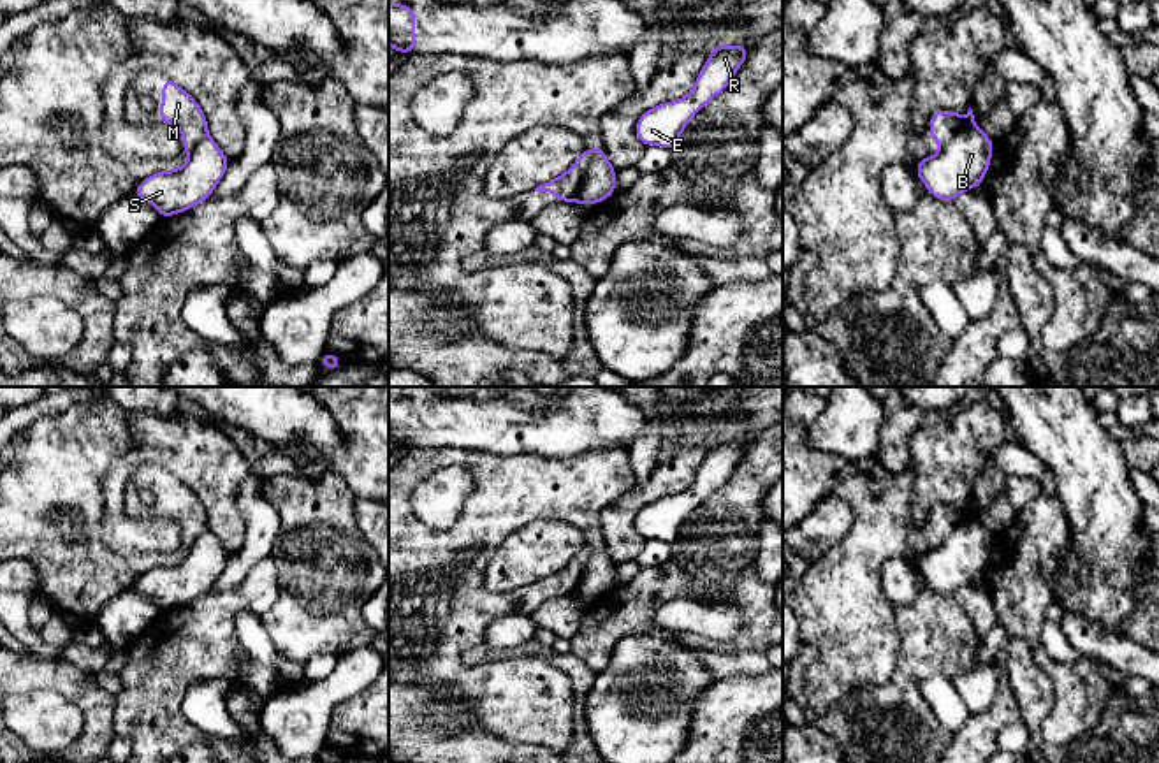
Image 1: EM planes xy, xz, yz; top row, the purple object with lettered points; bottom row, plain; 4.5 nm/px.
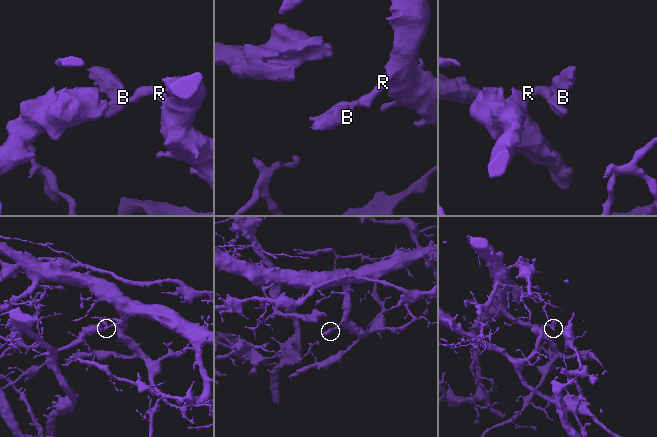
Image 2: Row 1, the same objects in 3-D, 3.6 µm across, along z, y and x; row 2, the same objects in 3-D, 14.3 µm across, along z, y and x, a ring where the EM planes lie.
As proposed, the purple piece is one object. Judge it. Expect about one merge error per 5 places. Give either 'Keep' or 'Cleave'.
Cleave

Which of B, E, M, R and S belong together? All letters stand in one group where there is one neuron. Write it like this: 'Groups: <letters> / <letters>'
Groups: B E R S / M

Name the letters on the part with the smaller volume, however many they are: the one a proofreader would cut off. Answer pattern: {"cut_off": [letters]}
{"cut_off": ["M"]}

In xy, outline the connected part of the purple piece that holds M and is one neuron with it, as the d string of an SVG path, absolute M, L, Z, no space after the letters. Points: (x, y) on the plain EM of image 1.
M169 471L162 476L160 515L181 524L185 545L190 545L209 529L208 513L200 499Z

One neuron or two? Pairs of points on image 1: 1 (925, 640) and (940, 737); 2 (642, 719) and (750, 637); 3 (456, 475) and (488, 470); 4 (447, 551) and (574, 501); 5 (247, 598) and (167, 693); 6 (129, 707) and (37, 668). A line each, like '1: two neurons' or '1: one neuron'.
1: one neuron
2: two neurons
3: two neurons
4: one neuron
5: one neuron
6: two neurons

